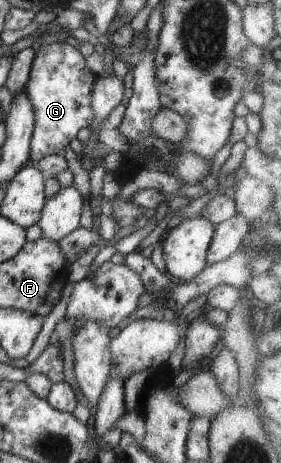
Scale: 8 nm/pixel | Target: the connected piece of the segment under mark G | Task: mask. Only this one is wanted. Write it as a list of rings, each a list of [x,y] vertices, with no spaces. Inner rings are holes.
[[[55,42],[46,45],[42,44],[36,49],[30,72],[24,85],[24,92],[29,98],[34,111],[34,126],[30,137],[30,152],[27,161],[29,165],[32,161],[37,161],[44,155],[63,153],[63,148],[77,135],[77,131],[81,127],[91,124],[93,110],[91,109],[90,101],[92,100],[92,87],[96,80],[93,73],[87,69],[84,57],[81,56],[77,48],[64,42]]]

